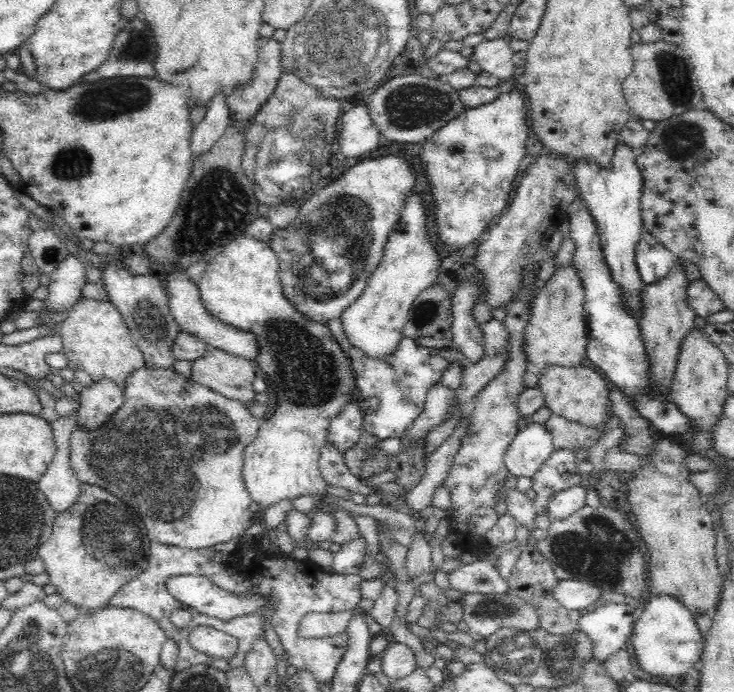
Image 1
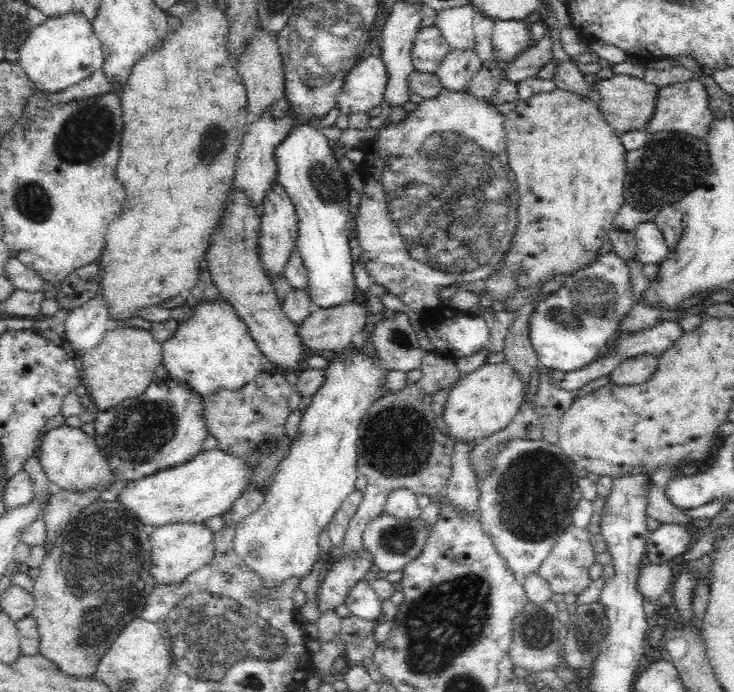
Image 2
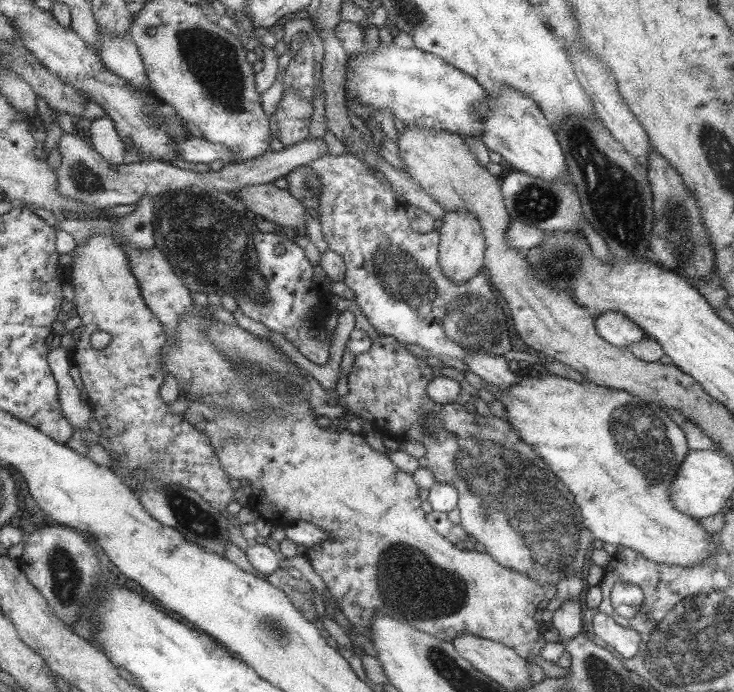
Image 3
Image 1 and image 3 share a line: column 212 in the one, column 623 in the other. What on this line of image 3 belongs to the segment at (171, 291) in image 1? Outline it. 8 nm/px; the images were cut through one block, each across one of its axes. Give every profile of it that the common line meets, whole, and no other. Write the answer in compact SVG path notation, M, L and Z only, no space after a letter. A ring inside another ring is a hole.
M612 310L595 316L594 327L603 340L618 348L638 343L639 338L644 338L634 321Z

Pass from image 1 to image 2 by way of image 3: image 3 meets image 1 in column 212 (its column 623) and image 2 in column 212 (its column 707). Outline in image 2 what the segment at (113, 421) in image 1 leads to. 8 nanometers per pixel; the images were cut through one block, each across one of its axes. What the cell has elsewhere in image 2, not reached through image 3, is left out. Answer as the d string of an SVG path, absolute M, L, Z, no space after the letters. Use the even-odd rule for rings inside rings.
M175 522L154 528L149 535L151 544L150 571L158 585L174 585L186 580L200 567L206 566L214 554L213 534L203 523Z

